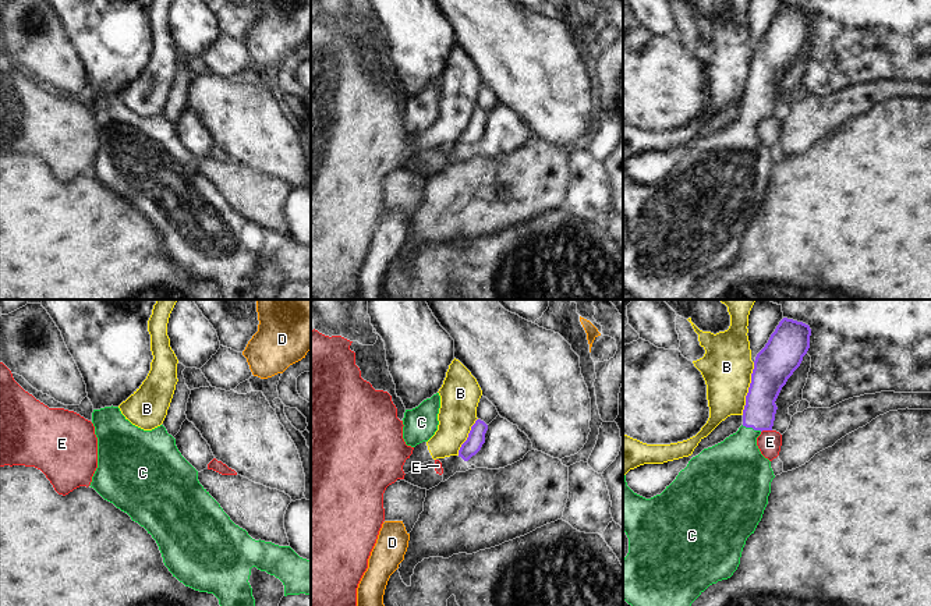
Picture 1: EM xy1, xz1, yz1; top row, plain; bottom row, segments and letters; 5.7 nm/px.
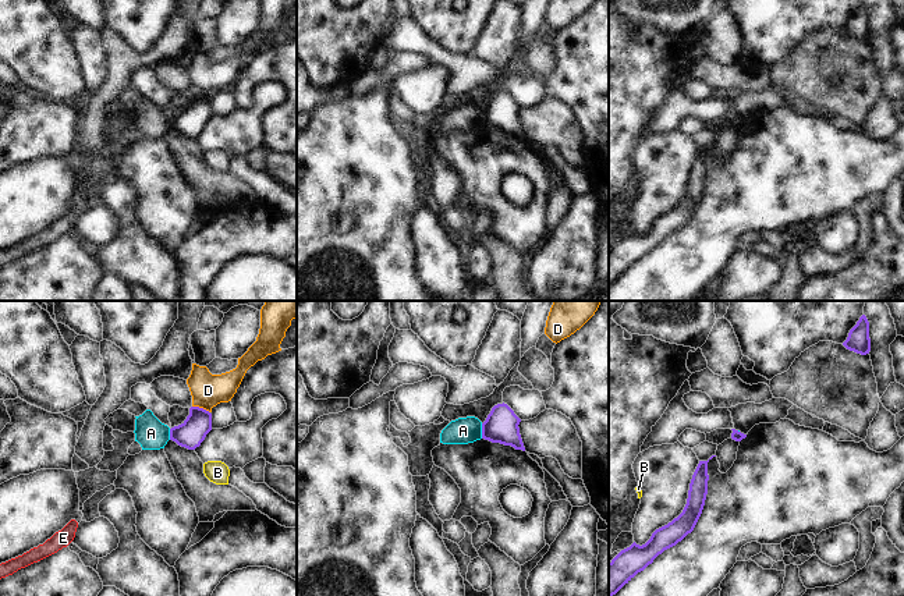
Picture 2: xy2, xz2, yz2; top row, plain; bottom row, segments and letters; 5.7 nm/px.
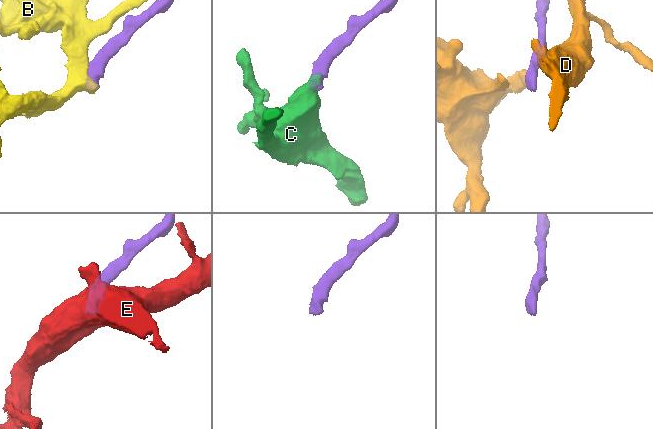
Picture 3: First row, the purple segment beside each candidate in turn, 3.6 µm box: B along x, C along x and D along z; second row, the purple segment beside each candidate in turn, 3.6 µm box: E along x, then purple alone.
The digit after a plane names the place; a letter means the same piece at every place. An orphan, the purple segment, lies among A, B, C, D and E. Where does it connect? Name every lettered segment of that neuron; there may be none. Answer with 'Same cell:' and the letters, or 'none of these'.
Same cell: C

